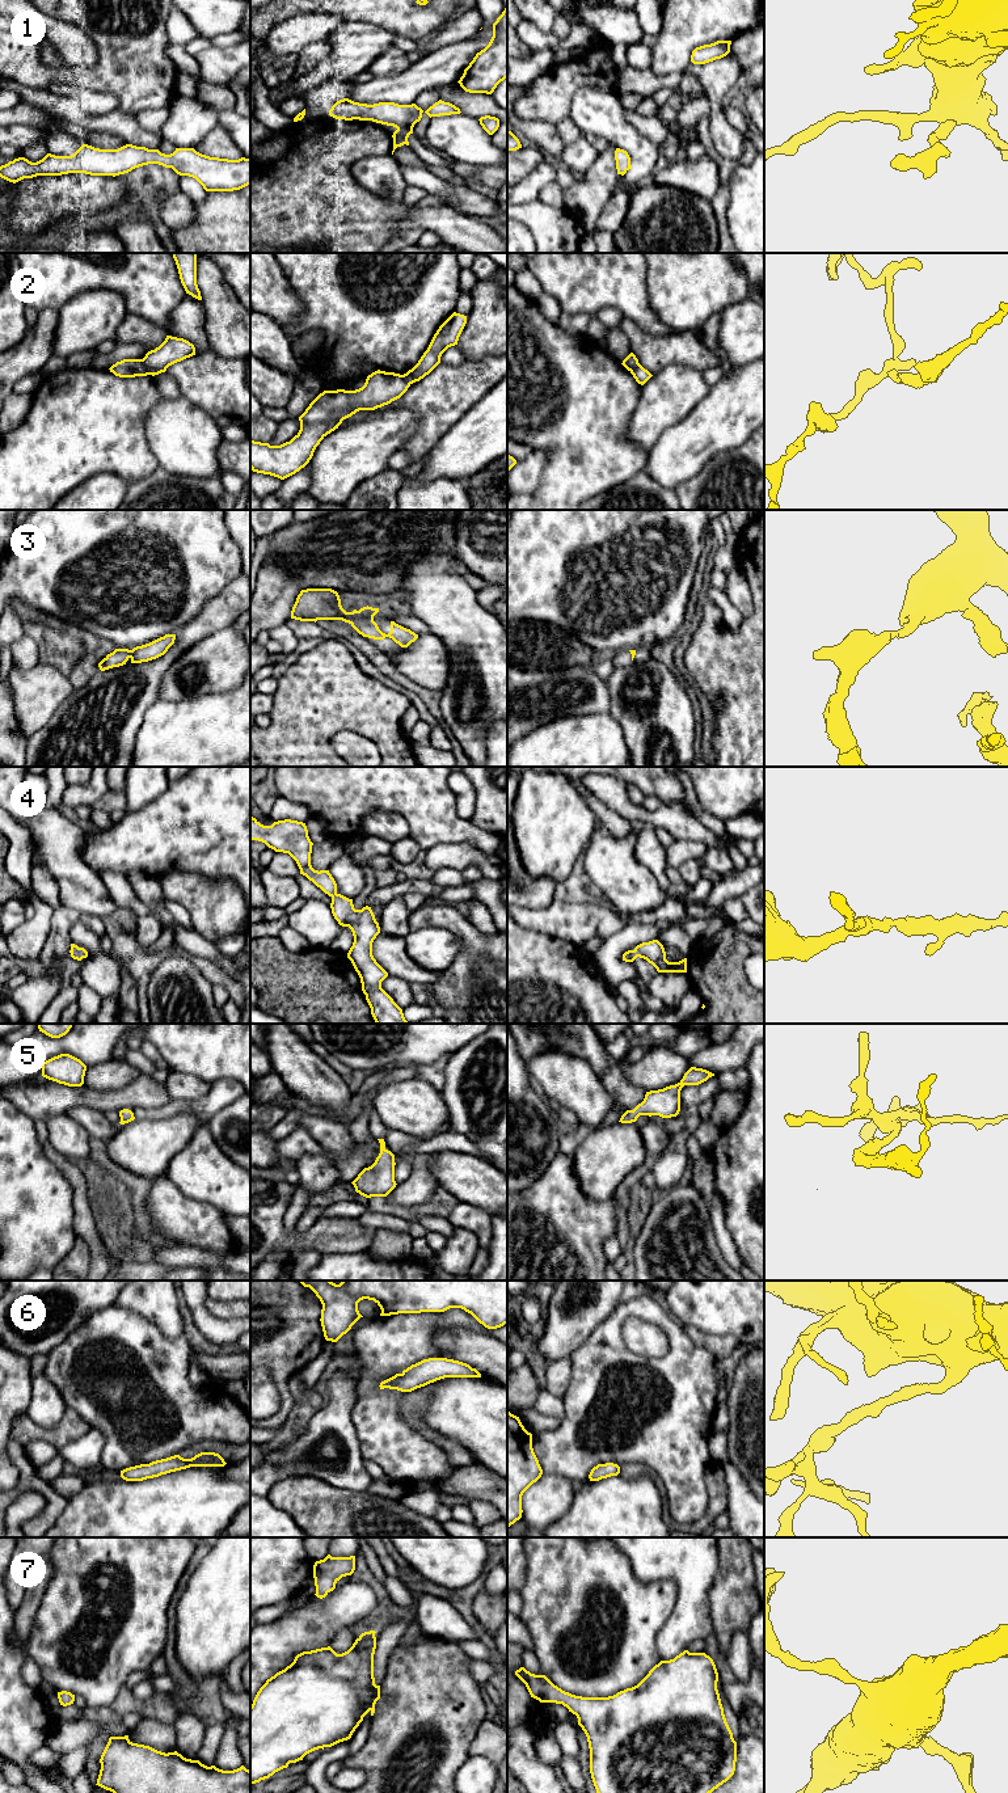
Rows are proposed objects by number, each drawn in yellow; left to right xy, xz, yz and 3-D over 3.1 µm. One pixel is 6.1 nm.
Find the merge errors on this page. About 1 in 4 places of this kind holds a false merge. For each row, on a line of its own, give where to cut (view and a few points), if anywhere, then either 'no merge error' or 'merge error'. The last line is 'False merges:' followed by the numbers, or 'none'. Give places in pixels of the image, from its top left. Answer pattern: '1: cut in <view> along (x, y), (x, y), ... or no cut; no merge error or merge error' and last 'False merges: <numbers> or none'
1: no cut; no merge error
2: cut in xy along (140, 359), (151, 374); merge error
3: no cut; no merge error
4: no cut; no merge error
5: no cut; no merge error
6: no cut; no merge error
7: no cut; no merge error
False merges: 2

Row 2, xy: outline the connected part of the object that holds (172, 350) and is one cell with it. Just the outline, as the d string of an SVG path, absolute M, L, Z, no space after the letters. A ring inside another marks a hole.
M166 336L165 341L145 354L142 359L148 372L155 376L165 372L166 368L177 362L195 355L193 343L184 338Z

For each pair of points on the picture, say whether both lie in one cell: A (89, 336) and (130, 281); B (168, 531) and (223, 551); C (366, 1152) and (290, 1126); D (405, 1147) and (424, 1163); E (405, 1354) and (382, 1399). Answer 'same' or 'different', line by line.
A: different
B: same
C: different
D: different
E: same

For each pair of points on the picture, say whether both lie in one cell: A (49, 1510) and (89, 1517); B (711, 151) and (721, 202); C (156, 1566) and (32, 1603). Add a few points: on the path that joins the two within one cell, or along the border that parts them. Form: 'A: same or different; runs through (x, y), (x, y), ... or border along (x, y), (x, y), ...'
A: different; border along (67, 1501), (53, 1523)
B: same; runs through (722, 164), (724, 189)
C: different; border along (45, 1591), (32, 1631)

